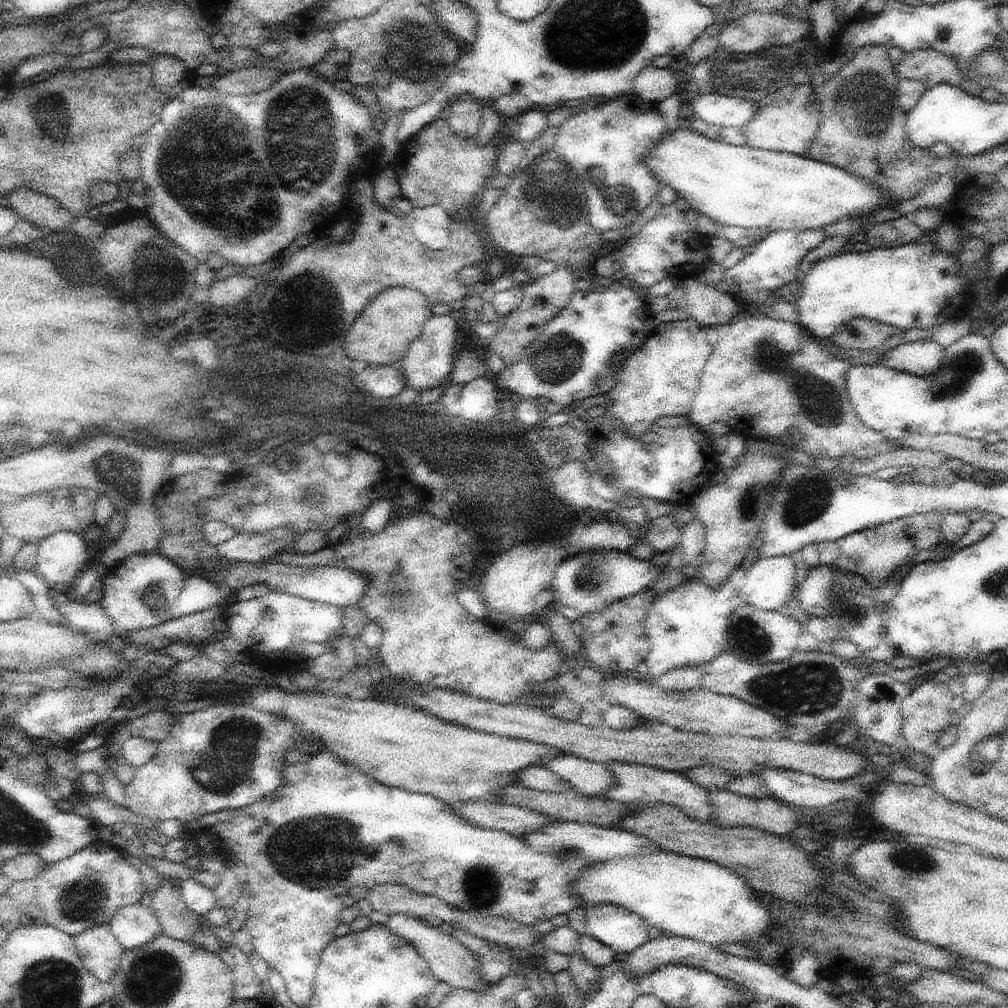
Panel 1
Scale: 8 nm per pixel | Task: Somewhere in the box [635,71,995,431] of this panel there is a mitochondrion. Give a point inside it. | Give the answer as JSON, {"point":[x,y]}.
{"point":[964,367]}

